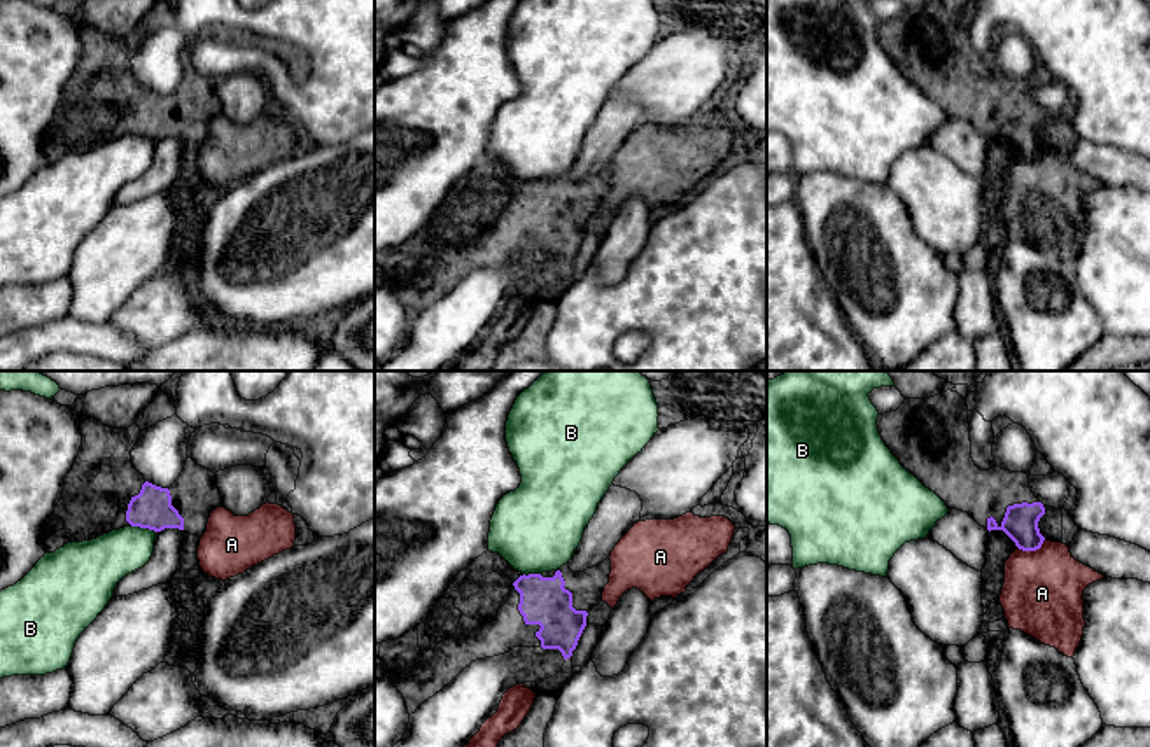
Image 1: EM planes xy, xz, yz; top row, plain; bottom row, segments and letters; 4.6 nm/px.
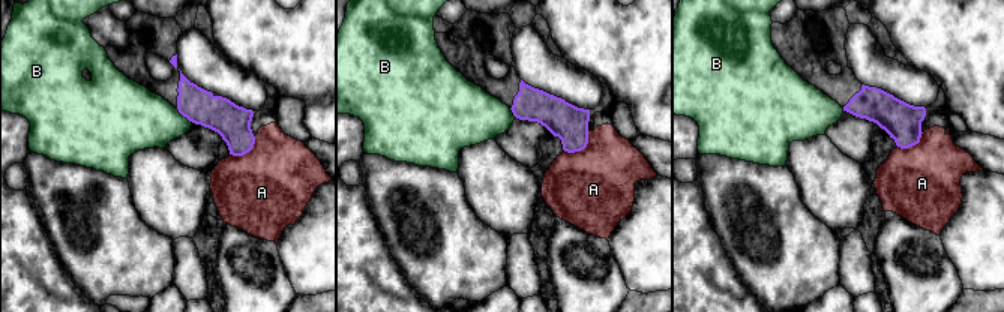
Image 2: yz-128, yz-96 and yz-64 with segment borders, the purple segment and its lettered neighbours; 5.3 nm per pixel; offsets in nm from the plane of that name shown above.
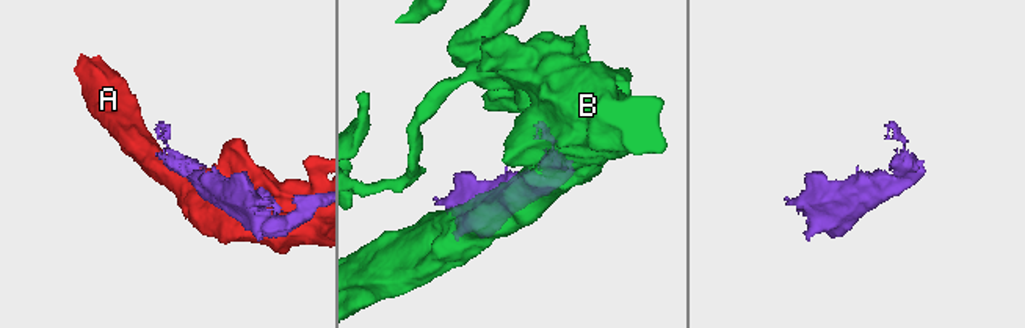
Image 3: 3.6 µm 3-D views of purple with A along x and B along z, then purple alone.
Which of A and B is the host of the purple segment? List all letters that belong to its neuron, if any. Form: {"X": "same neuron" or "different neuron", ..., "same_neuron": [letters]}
{"A": "different neuron", "B": "different neuron", "same_neuron": []}

